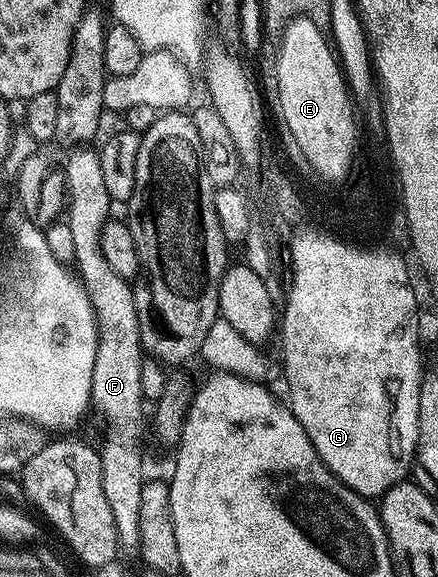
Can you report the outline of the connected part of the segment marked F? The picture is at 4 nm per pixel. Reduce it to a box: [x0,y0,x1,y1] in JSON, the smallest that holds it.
[63,145,147,557]

